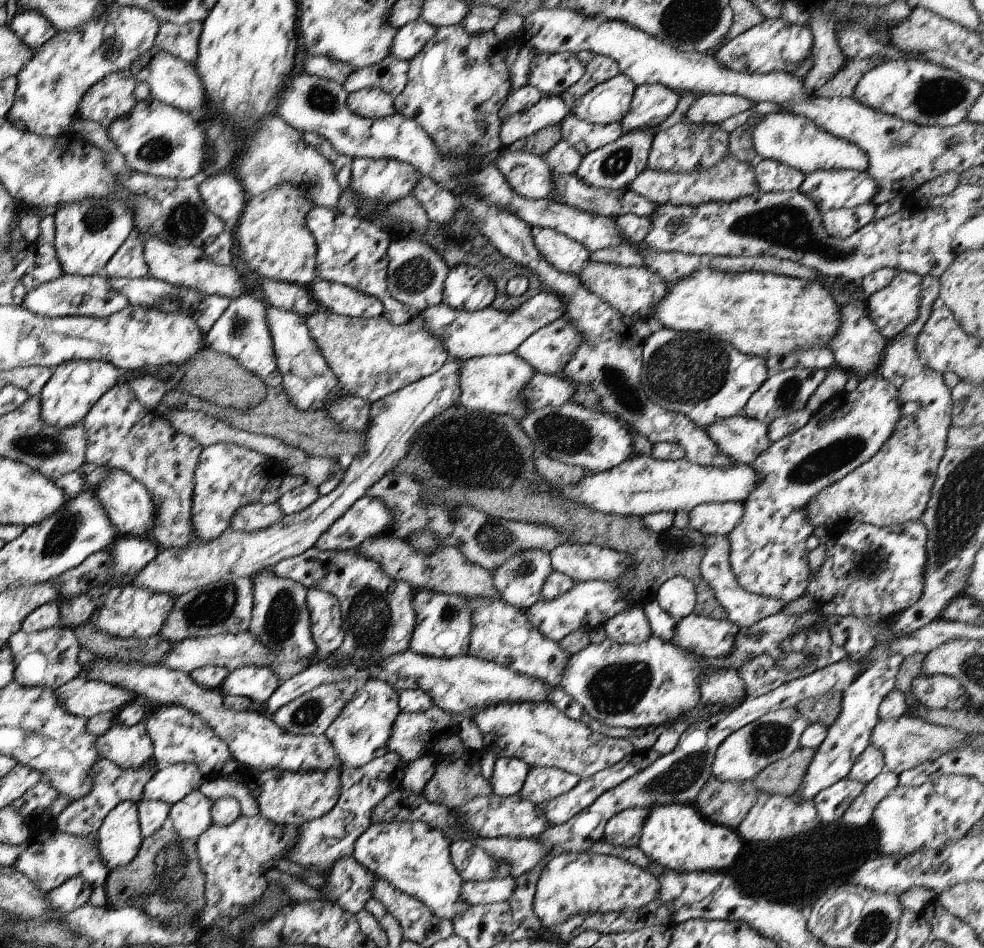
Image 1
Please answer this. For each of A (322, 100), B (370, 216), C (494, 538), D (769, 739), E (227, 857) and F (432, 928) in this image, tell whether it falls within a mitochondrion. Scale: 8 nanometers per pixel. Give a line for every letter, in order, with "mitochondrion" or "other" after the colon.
A: mitochondrion
B: other
C: mitochondrion
D: mitochondrion
E: mitochondrion
F: other

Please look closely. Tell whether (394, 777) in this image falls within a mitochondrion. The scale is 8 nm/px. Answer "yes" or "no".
no

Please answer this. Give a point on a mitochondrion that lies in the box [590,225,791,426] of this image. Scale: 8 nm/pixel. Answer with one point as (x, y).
(684, 370)

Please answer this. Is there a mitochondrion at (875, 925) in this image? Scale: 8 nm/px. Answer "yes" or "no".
yes

